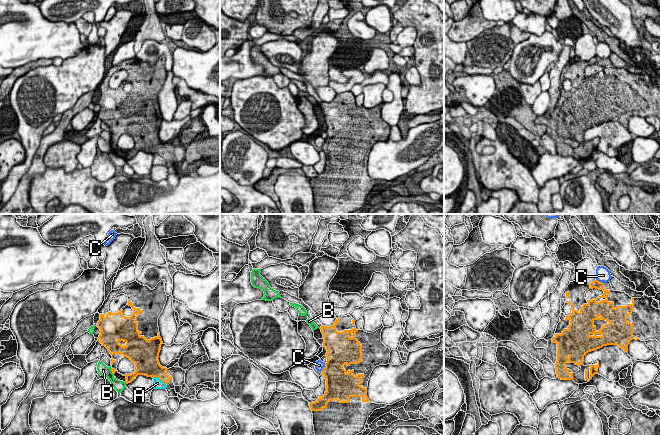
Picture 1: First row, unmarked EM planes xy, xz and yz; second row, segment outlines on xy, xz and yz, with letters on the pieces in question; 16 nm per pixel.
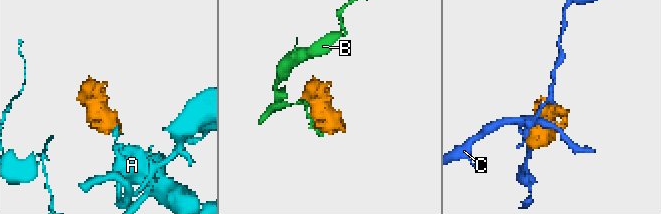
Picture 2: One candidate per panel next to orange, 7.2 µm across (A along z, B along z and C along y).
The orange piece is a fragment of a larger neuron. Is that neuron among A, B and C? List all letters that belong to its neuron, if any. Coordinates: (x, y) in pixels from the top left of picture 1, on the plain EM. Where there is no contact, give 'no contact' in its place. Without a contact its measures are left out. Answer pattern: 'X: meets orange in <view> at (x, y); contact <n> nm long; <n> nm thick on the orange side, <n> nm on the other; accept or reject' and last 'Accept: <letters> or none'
A: meets orange in xy at (159, 154); contact 240 nm long; 320 nm thick on the orange side, 160 nm on the other; reject
B: meets orange in xy at (111, 146); contact 150 nm long; 60 nm thick on the orange side, 180 nm on the other; reject
C: meets orange in xz at (324, 143); contact 170 nm long; 360 nm thick on the orange side, 160 nm on the other; reject
Accept: none

